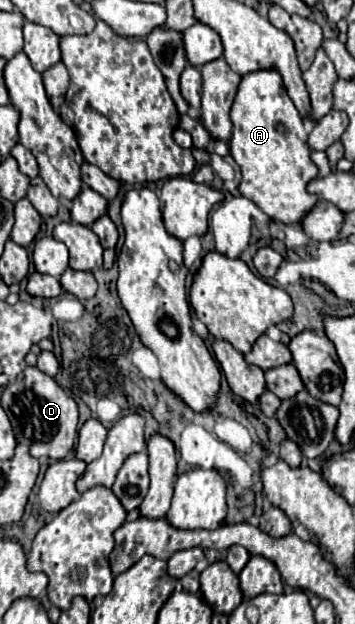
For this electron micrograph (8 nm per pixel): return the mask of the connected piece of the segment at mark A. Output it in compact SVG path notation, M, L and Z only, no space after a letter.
M259 69L241 75L231 107L231 121L233 135L229 139L229 153L241 167L239 193L251 199L273 221L299 223L317 203L317 197L307 193L307 183L317 177L317 165L311 161L303 119L285 93L277 69Z

